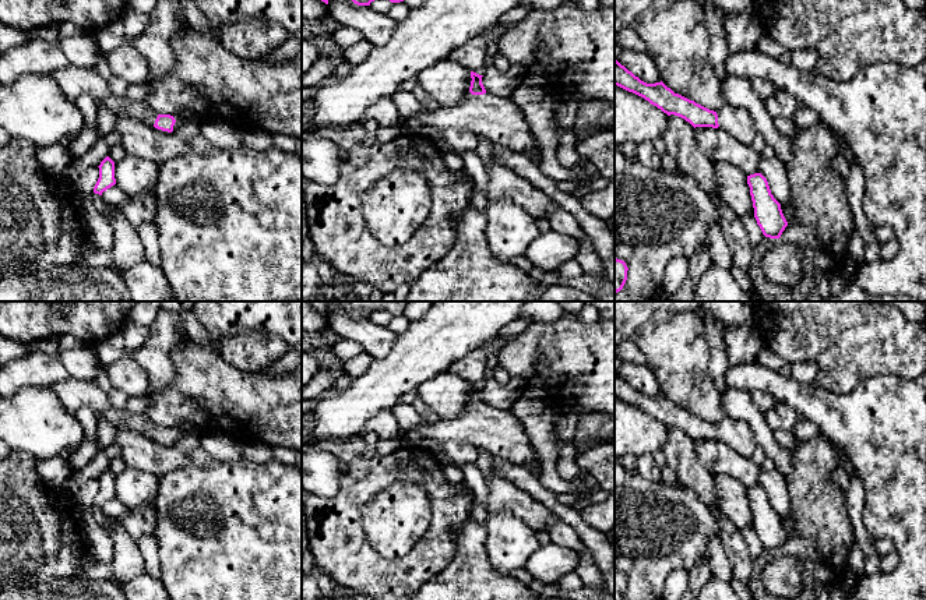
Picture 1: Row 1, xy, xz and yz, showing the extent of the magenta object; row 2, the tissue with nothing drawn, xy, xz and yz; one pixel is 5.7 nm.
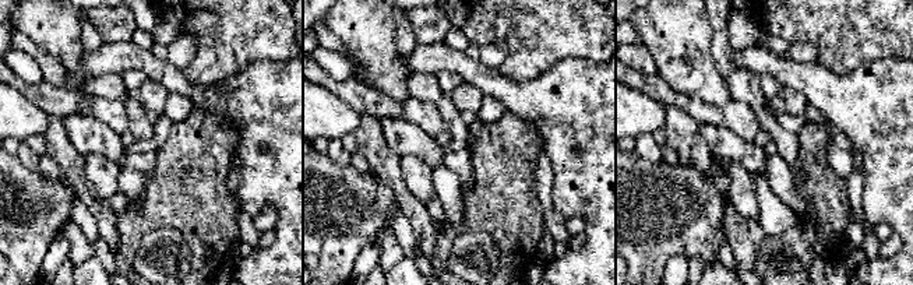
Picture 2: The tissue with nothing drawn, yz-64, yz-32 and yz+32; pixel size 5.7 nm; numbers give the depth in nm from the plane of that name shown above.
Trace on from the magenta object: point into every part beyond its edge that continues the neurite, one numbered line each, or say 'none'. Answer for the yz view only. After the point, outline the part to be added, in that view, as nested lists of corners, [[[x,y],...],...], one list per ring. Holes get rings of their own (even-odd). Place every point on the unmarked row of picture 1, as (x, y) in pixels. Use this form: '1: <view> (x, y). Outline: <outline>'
1: yz (736, 433). Outline: [[[726,416],[716,424],[719,441],[732,447],[742,456],[750,459],[754,451],[758,448],[756,435],[751,427],[743,419],[733,419]]]

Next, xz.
1: xz (500, 433). Outline: [[[489,405],[469,407],[453,419],[439,417],[436,421],[427,421],[399,434],[404,447],[419,447],[423,438],[471,444],[520,466],[531,460],[539,462],[524,424],[511,410]]]

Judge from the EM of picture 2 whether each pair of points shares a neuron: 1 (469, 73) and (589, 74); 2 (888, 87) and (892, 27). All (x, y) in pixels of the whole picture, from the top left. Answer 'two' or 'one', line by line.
1: one
2: two

